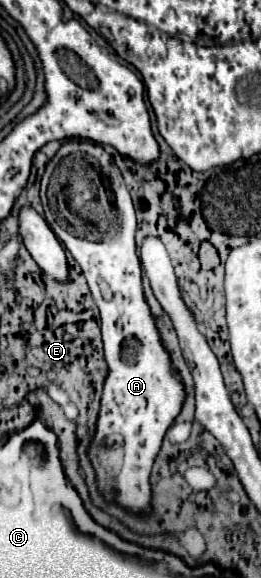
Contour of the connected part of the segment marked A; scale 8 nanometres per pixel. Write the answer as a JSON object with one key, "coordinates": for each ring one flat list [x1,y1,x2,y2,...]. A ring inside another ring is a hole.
{"coordinates":[[81,139,65,140,46,166,40,181,39,195,47,223,59,238,59,242,71,252,75,262,81,266,83,276,87,278,87,284,91,288,93,300,101,312,101,330,103,330,105,360,109,364,109,374,101,398,97,434,89,448,89,456,97,472,99,490,109,502,113,500,133,512,149,512,151,466,161,448,167,428,173,424,183,406,185,390,181,380,171,370,169,354,161,346,153,316,143,296,141,260,137,256,137,246,135,246,135,230,137,230,135,208,119,168,111,164,111,156,101,145],[76,152,87,153,97,158,102,173,108,175,111,180,114,203,119,212,119,232,115,238,105,238,103,242,81,240,71,236,55,222,48,206,48,184,60,160]]}

